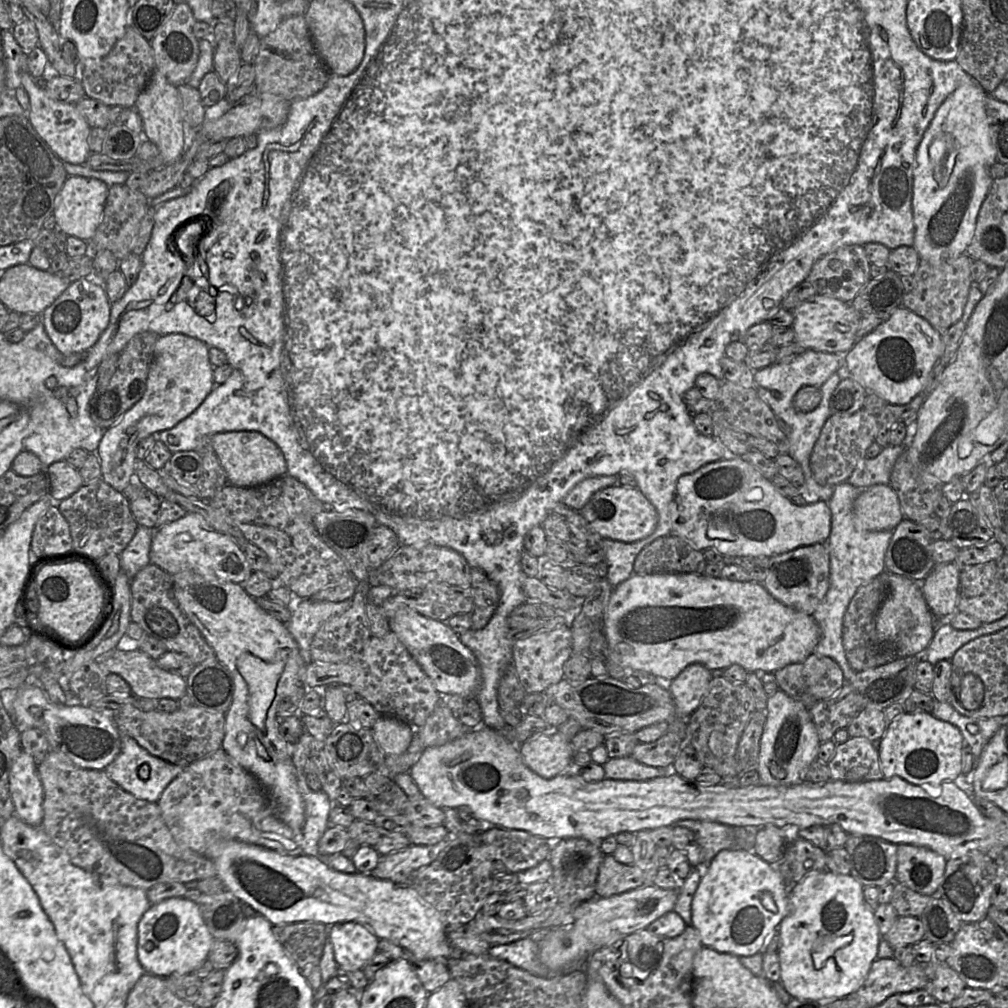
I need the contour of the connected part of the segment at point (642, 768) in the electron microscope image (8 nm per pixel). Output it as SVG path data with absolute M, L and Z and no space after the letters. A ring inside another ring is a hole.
M630 756L609 758L604 764L605 778L613 780L643 781L676 774L671 767L653 767L642 764Z

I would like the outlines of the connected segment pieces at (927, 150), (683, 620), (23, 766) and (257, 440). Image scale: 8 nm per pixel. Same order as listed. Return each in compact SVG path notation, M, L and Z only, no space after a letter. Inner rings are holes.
M977 82L961 84L939 105L919 143L913 177L914 248L920 259L929 263L940 263L966 253L980 207L991 188L991 166L997 160L986 113L988 94Z
M656 573L656 574L632 574L627 580L613 589L606 613L605 633L609 650L614 660L623 668L632 671L645 671L655 676L671 681L688 665L699 663L710 671L715 669L724 670L731 665L740 665L748 673L774 673L776 670L788 664L804 661L814 649L820 638L820 630L812 615L790 608L775 599L762 583L739 582L728 579L712 578L704 574L693 573Z
M23 751L17 757L8 777L15 814L31 826L42 826L43 785L34 758Z
M258 431L221 432L211 435L210 440L229 483L233 485L256 487L287 474L287 464L281 449Z

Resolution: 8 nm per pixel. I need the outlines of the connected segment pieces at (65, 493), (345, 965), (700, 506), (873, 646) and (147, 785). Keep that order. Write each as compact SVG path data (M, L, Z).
M65 460L49 465L46 473L49 479L49 494L54 501L62 501L70 497L84 485L79 469Z
M356 922L333 924L329 938L337 965L346 971L362 970L378 951L379 938Z
M730 455L678 479L670 517L670 534L686 539L700 551L712 548L733 557L772 557L802 546L825 544L831 532L828 502L795 505L754 466Z
M885 571L867 585L861 586L844 615L844 650L850 666L856 672L876 668L899 658L897 648L892 644L881 642L876 632L876 615L887 595L887 573Z
M122 734L121 751L104 771L123 790L134 797L151 803L157 803L163 791L183 772L186 766L169 763L156 757L142 748L133 738Z

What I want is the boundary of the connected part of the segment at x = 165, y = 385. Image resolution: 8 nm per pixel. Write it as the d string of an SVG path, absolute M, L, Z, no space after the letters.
M180 333L163 335L156 341L142 398L126 411L116 424L104 431L95 452L101 463L102 478L117 491L123 492L131 482L135 472L138 443L152 434L174 427L192 414L214 389L214 366L209 360L208 350L209 346L201 340Z

